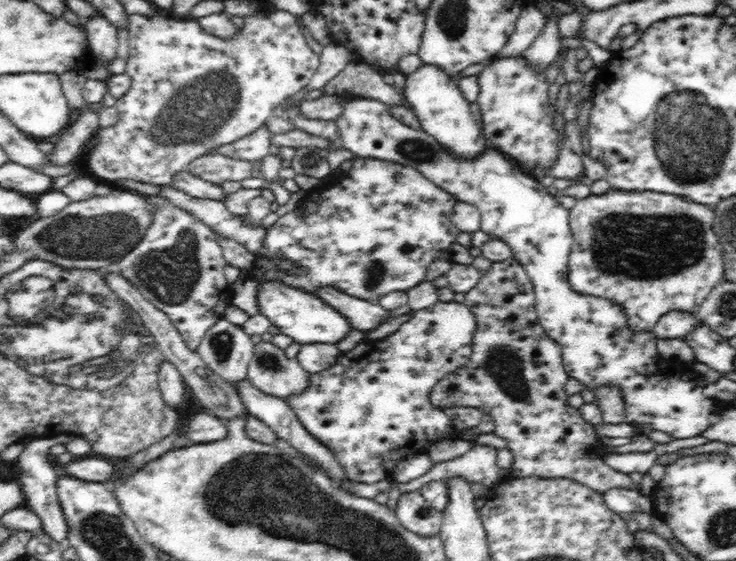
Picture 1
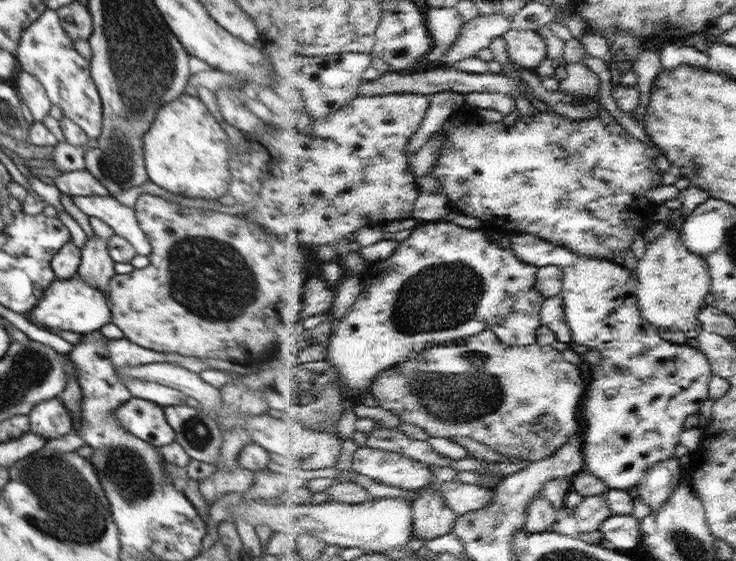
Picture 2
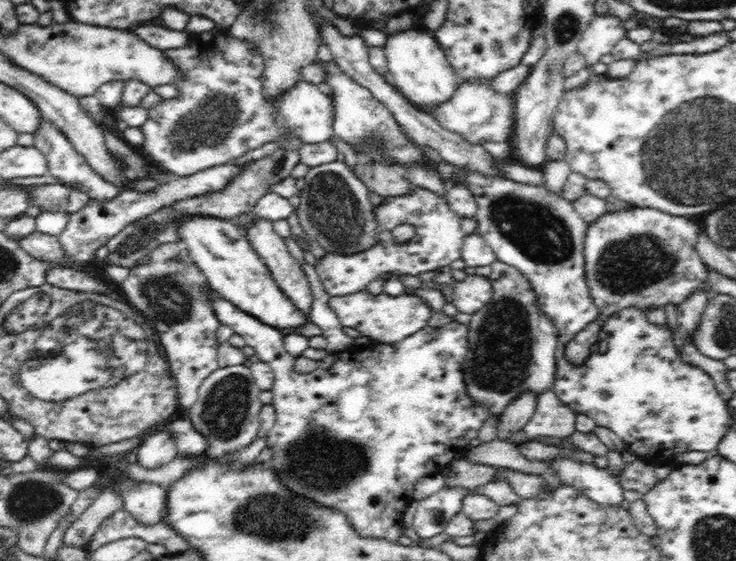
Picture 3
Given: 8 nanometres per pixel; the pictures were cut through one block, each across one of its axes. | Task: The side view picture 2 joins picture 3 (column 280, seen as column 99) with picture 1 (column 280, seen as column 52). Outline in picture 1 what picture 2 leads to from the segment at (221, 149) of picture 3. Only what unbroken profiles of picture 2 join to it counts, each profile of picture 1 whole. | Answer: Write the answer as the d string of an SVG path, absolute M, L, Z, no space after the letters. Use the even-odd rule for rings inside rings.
M277 9L268 16L244 16L243 28L229 39L206 32L190 16L164 17L164 14L128 16L128 56L125 72L131 78L128 92L116 99L118 122L101 128L99 143L84 156L86 172L98 181L148 182L170 185L172 178L187 170L188 164L208 155L212 148L236 142L261 128L284 100L290 100L306 86L320 64L298 27L298 16Z

